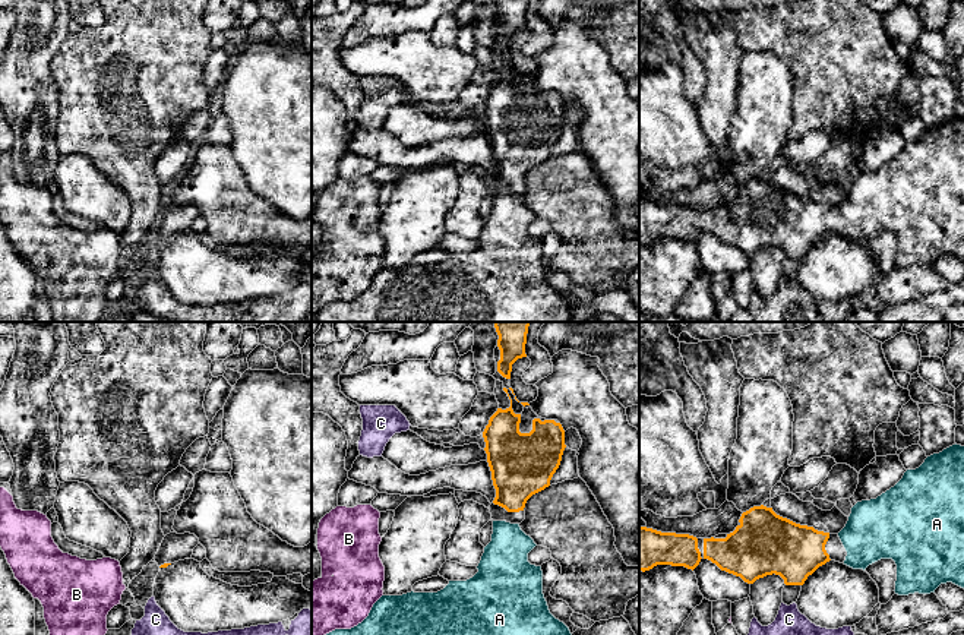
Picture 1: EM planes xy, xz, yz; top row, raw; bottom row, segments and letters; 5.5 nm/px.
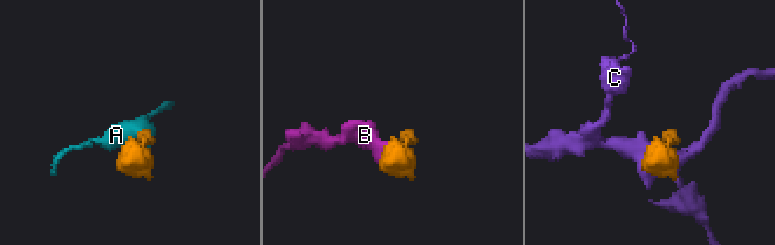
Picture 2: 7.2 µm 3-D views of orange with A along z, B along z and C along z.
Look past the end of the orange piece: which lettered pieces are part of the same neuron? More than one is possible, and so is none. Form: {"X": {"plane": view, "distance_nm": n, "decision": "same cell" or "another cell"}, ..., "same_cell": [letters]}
{"A": {"plane": "yz", "distance_nm": 60, "decision": "same cell"}, "B": {"plane": "xz", "distance_nm": 650, "decision": "another cell"}, "C": {"plane": "yz", "distance_nm": 100, "decision": "another cell"}, "same_cell": ["A"]}

